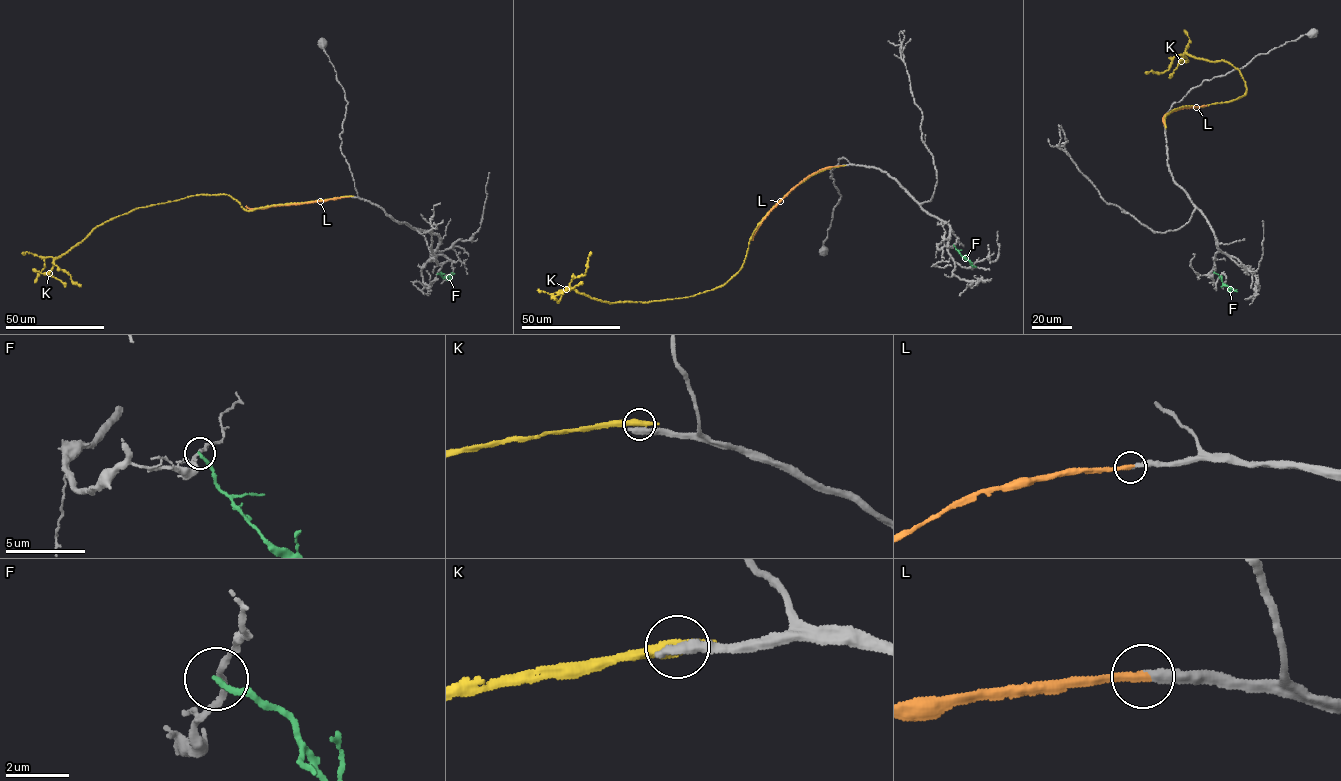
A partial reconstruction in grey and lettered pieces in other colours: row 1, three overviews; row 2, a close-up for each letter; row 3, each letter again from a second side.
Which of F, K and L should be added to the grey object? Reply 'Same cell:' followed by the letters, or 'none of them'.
Same cell: L

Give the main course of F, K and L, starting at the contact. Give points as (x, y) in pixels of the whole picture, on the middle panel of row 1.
F: (953, 245), (976, 267)
K: (842, 165), (784, 196), (737, 272), (695, 295), (610, 303), (579, 293), (569, 282), (585, 274), (590, 251)
L: (841, 166), (822, 168), (792, 189), (770, 210), (752, 240)

